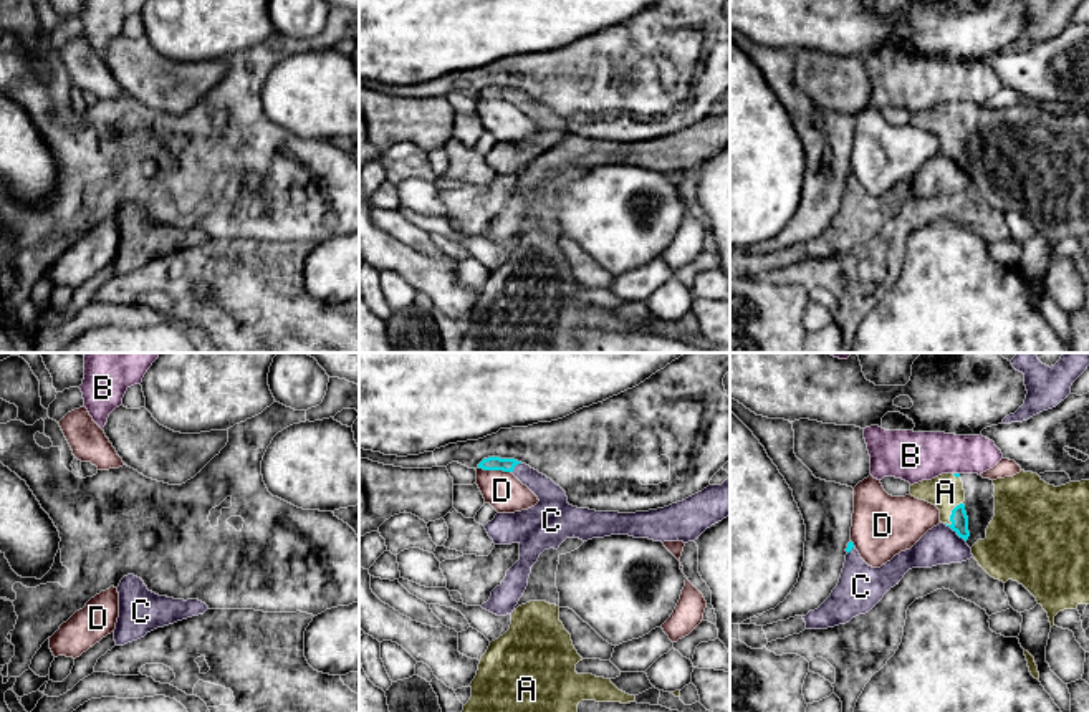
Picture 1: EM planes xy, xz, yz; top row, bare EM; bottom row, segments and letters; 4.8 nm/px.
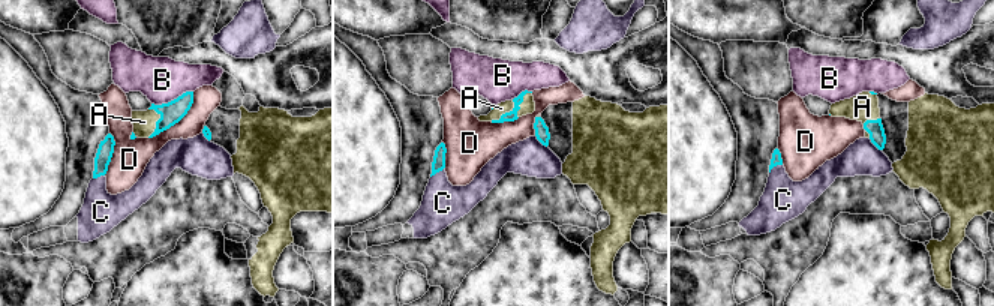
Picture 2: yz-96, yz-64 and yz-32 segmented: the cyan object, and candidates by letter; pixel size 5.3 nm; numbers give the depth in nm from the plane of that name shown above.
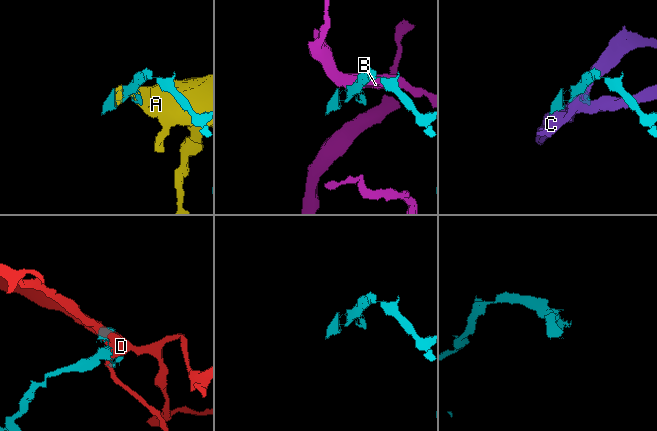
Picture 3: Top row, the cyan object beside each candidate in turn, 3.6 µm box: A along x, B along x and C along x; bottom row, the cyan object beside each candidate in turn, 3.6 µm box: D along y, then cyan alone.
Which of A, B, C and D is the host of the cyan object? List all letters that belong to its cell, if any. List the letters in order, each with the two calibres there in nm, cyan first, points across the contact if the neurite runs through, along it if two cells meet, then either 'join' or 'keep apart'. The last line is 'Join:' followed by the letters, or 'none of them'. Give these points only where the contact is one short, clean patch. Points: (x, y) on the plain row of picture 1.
A: calibres 90 and 170 nm; join
B: calibres 20 and 240 nm; border yz (954, 101), (959, 103); keep apart
C: calibres 90 and 190 nm; join
D: calibres 60 and 180 nm; keep apart
Join: A, C

